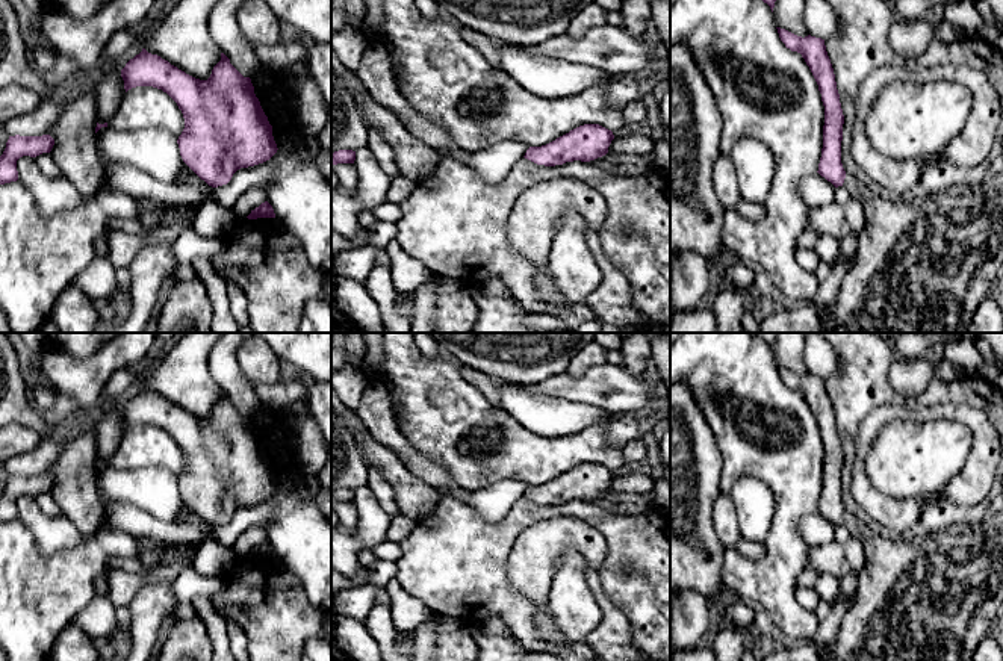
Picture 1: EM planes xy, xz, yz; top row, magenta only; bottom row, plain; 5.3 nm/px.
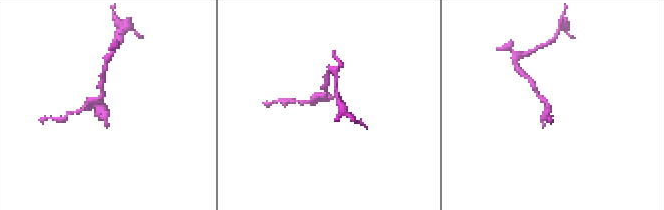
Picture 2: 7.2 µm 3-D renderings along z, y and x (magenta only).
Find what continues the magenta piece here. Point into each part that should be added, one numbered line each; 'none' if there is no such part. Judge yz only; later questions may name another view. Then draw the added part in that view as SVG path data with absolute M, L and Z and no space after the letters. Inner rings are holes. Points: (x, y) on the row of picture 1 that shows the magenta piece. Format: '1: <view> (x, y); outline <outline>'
1: yz (923, 265); outline M989 169L983 175L983 180L979 186L958 186L912 200L882 200L849 174L846 174L844 188L853 198L861 201L865 215L865 227L859 234L856 260L844 274L837 301L831 310L831 319L834 321L835 327L828 333L967 333L980 301L992 292L997 280L997 271L1003 265L1003 172L997 174Z

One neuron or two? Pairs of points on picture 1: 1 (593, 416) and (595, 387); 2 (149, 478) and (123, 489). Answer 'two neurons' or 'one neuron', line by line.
1: two neurons
2: one neuron

